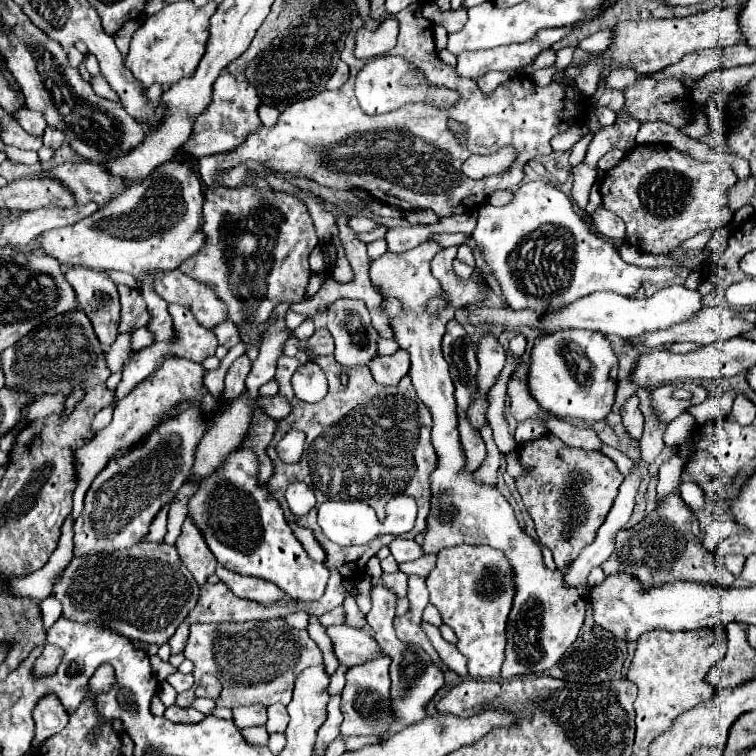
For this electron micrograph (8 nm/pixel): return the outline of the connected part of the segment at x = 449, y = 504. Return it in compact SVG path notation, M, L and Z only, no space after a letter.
M437 241L421 243L419 247L393 255L385 253L381 259L371 261L371 283L383 297L397 297L405 305L405 313L391 321L395 329L395 339L403 351L411 357L409 377L417 391L417 397L429 407L433 417L431 443L437 453L437 467L431 473L431 513L427 515L427 531L425 541L421 545L423 555L437 553L445 547L455 547L461 543L471 545L489 545L501 549L513 565L515 571L515 601L507 621L507 649L505 663L501 669L503 679L511 679L517 675L541 675L545 669L553 667L567 647L577 639L577 633L583 625L589 591L581 589L565 589L563 575L559 569L551 571L543 565L541 547L523 533L519 521L507 499L487 483L475 481L473 471L465 471L465 453L461 449L459 431L457 431L457 413L455 413L455 397L453 397L453 381L449 377L449 365L441 353L441 339L445 333L447 321L453 317L453 309L431 315L425 307L427 299L441 293L439 281L431 275L429 263L443 247Z

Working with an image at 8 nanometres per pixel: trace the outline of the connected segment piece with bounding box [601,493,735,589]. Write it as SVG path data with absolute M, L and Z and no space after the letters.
M679 493L669 495L633 529L623 529L621 533L617 533L617 547L611 557L601 565L601 569L607 577L613 573L629 573L645 589L673 581L695 581L717 587L731 587L735 581L735 577L727 569L715 565L713 553L703 549L697 517L683 503Z

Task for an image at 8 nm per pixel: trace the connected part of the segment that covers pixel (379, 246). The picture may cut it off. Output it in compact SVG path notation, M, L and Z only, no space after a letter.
M377 239L377 241L373 241L373 243L367 243L367 253L369 253L371 259L381 257L385 251L387 251L387 243L385 243L385 239Z

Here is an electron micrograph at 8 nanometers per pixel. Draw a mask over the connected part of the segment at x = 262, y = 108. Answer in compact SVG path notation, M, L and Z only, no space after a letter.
M259 105L259 119L265 127L273 127L277 123L277 117L279 117L279 111L273 109L271 105Z

